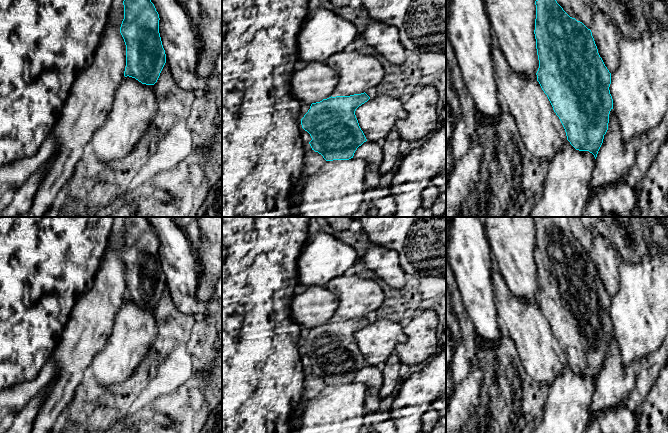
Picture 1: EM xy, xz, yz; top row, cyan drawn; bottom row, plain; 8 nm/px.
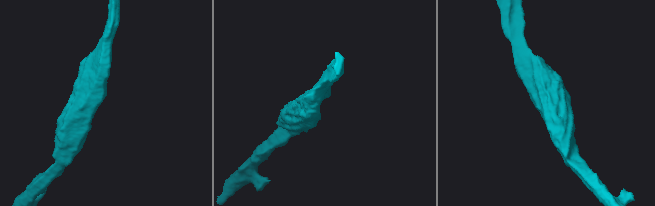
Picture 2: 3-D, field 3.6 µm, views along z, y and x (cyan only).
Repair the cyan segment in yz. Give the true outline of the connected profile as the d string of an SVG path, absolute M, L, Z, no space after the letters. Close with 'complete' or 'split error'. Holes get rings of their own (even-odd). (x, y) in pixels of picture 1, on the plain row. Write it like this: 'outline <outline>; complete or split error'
outline M548 217L535 225L535 263L539 284L536 304L528 304L517 298L508 288L496 259L492 254L492 284L495 290L495 304L498 318L501 319L515 344L519 361L524 371L538 384L550 386L561 374L566 364L579 375L589 375L596 383L608 354L609 338L613 333L610 318L611 297L598 277L592 256L582 246L570 241L557 225Z; split error

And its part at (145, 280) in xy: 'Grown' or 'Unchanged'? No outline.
Grown

